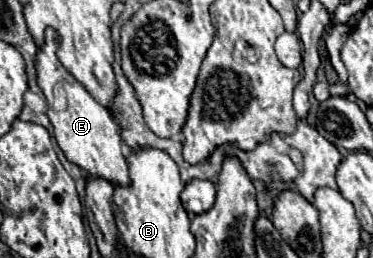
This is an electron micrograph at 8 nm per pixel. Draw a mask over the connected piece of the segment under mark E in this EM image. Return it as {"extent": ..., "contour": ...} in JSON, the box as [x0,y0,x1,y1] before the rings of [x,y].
{"extent":[36,29,128,187],"contour":[[[52,29],[46,31],[46,43],[38,49],[36,55],[36,71],[38,71],[38,85],[46,97],[50,123],[54,125],[54,137],[58,147],[64,151],[66,159],[78,165],[84,173],[94,179],[106,179],[112,185],[128,187],[128,161],[122,155],[122,137],[118,131],[118,123],[110,117],[108,109],[104,109],[92,95],[60,65],[56,59],[58,39]]]}

